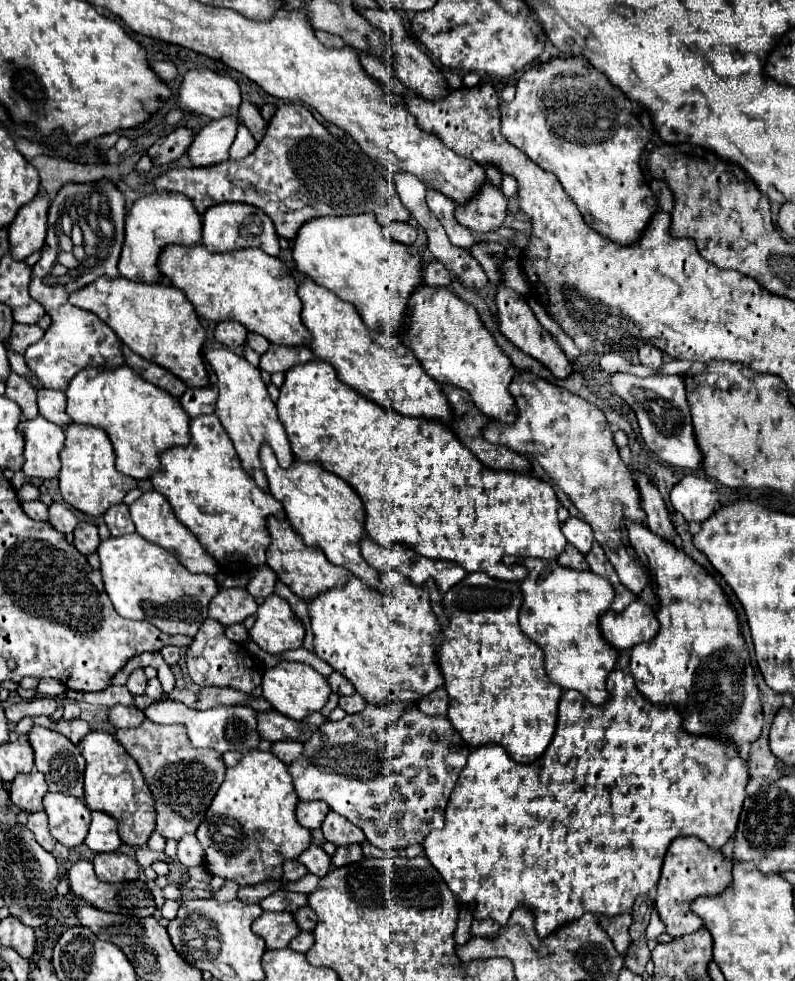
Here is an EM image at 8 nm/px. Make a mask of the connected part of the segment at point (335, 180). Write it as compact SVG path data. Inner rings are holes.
M284 104L276 110L274 118L270 120L266 128L264 140L256 146L256 150L242 158L242 160L228 160L224 164L208 166L208 168L174 168L160 178L156 178L156 190L176 192L184 194L192 200L194 208L204 214L210 206L222 204L222 202L246 202L262 212L266 212L274 226L278 236L286 240L294 240L298 234L298 228L312 218L320 216L350 216L360 212L372 212L378 218L380 226L386 226L394 220L408 222L410 212L400 202L400 196L396 192L396 186L392 186L394 180L390 176L384 176L378 172L370 162L356 156L354 152L346 150L314 116L306 106L300 104Z

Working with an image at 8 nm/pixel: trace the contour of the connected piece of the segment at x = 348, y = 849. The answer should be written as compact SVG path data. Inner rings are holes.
M358 844L340 846L340 848L336 850L336 854L332 856L332 864L334 864L336 868L346 866L346 864L354 864L354 862L358 862L358 860L362 860L362 848L360 848Z

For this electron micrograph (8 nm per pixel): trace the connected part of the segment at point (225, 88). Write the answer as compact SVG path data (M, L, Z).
M206 68L184 74L180 86L180 106L184 110L210 116L212 120L234 116L242 122L238 116L240 102L240 88L232 78L220 76Z

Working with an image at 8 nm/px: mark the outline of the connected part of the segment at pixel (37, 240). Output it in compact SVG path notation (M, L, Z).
M36 196L30 204L22 206L14 222L8 226L10 232L10 254L14 260L24 260L32 252L42 250L46 238L46 216L48 200Z

